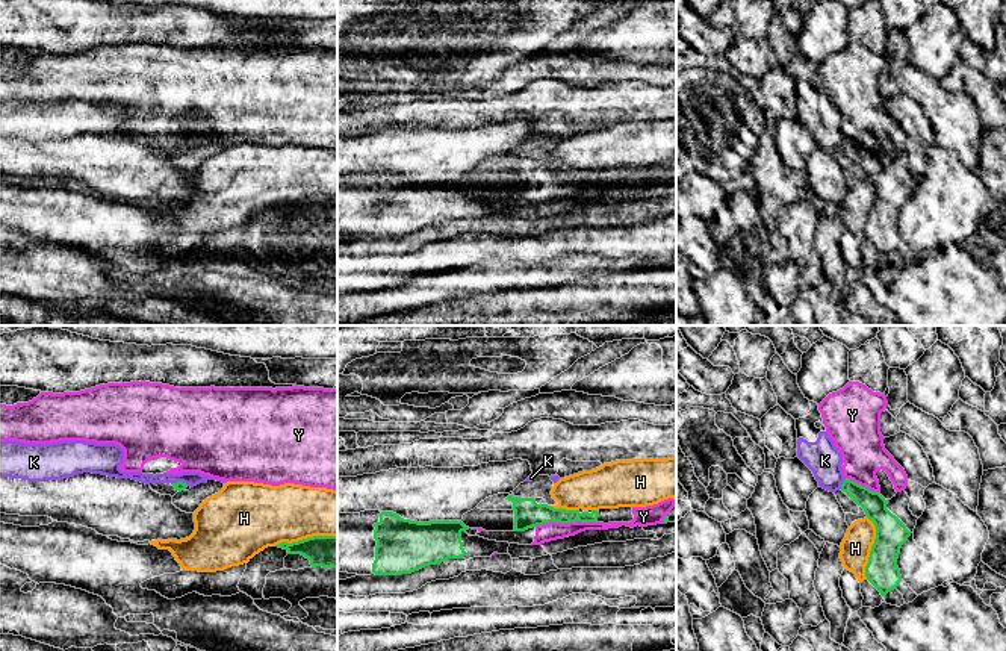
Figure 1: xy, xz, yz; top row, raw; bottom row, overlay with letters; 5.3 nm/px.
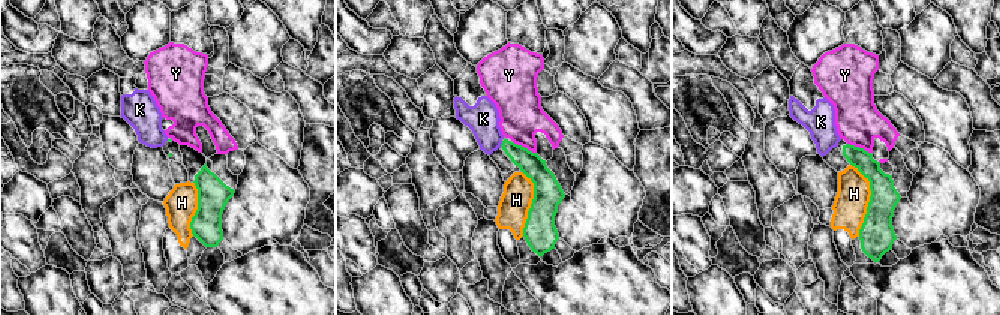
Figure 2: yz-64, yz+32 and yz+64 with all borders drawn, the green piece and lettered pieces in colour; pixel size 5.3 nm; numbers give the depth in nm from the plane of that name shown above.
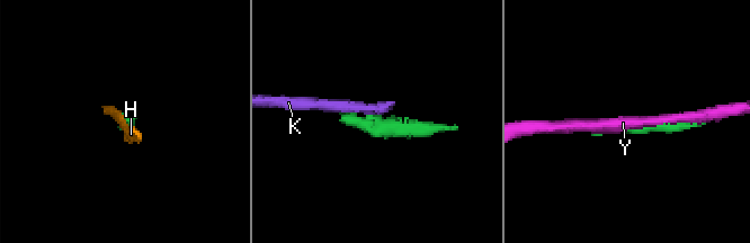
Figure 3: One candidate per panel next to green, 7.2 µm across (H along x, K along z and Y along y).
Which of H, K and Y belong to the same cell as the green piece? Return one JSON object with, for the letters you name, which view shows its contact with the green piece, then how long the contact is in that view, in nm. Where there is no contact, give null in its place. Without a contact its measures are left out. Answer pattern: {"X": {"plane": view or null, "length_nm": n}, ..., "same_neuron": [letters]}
{"same_neuron": []}

